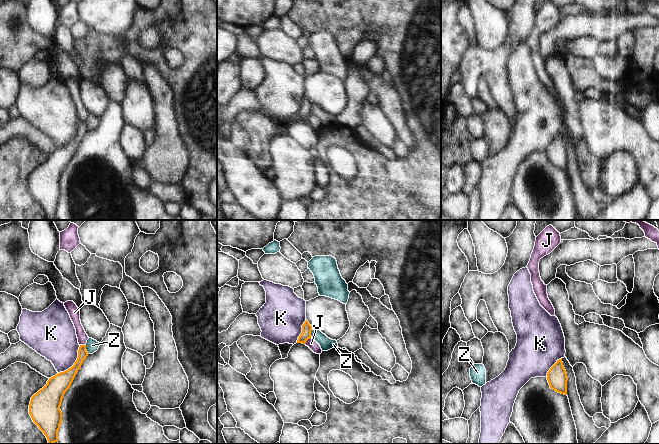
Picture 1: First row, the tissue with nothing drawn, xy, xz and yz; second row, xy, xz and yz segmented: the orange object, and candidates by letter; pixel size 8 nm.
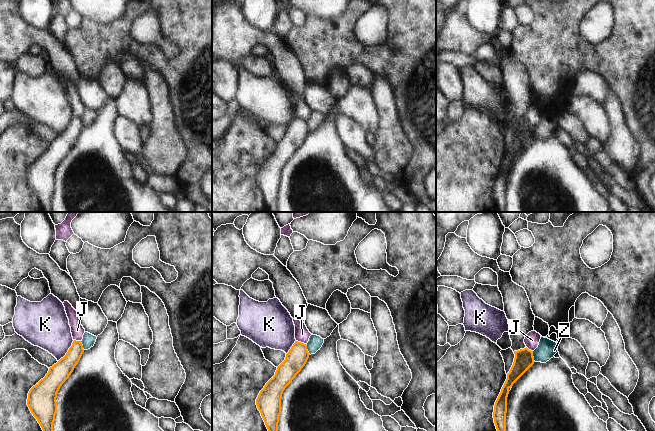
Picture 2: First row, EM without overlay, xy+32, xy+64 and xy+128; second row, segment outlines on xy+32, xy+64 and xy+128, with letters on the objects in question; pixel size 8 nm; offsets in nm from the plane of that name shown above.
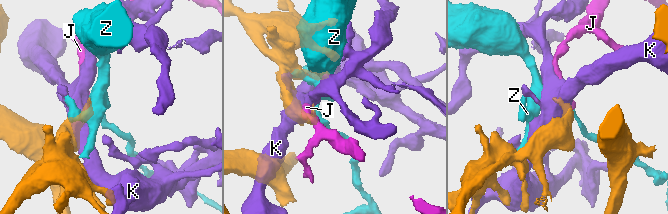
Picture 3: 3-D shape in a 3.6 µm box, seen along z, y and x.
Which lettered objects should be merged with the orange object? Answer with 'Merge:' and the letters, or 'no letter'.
Merge: no letter

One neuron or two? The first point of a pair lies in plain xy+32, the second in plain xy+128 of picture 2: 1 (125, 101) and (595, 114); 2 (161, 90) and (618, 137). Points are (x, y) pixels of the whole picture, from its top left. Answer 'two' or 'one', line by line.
1: one
2: one

